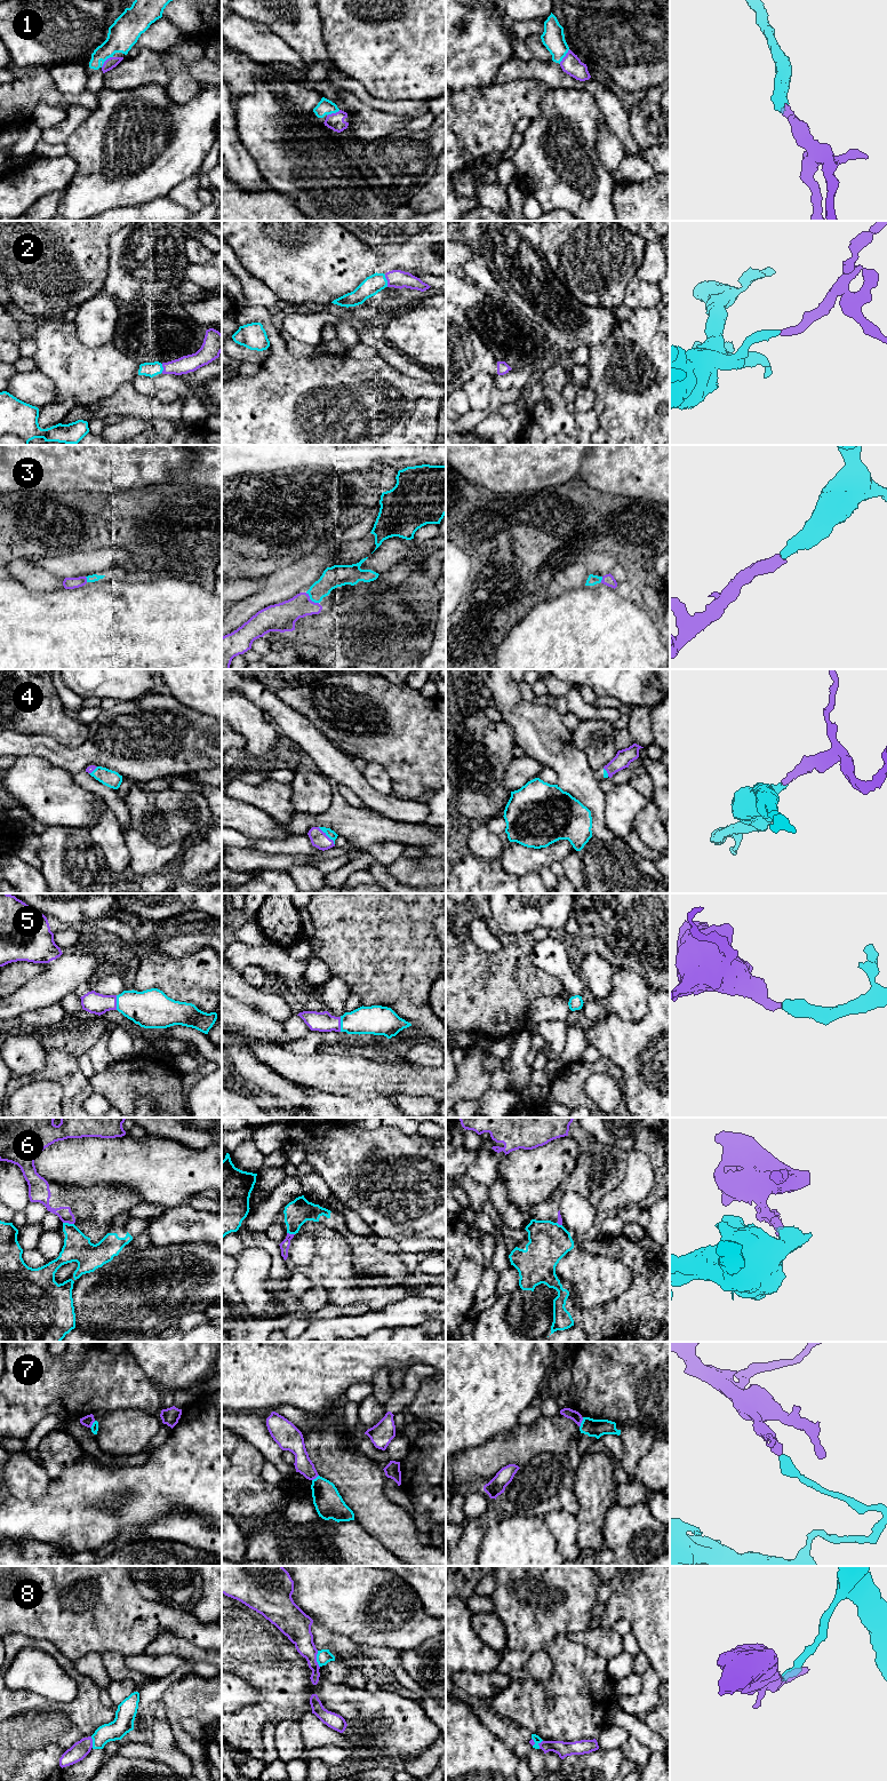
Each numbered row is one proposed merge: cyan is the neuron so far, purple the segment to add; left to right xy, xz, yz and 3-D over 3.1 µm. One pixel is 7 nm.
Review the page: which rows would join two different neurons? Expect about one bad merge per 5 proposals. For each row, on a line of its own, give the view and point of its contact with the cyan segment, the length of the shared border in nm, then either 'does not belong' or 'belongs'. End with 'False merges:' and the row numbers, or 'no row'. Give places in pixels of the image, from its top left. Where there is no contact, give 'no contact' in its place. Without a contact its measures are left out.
1: yz (565, 55) | 130 nm | belongs
2: xz (386, 280) | 90 nm | belongs
3: xz (311, 599) | 120 nm | belongs
4: xz (327, 835) | 170 nm | belongs
5: xy (117, 1002) | 100 nm | belongs
6: xy (68, 1223) | 80 nm | belongs
7: yz (582, 1422) | 80 nm | does not belong
8: xz (317, 1659) | 120 nm | does not belong
False merges: 7, 8

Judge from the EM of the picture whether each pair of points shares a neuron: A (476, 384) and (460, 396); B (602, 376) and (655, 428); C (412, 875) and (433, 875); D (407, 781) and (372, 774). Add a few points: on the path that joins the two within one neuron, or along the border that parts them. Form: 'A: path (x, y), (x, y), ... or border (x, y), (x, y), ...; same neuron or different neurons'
A: border (462, 388), (471, 408); different neurons
B: path (615, 388), (642, 415); same neuron
C: path (417, 875), (428, 875); same neuron
D: border (368, 761), (378, 763), (385, 770), (392, 792); different neurons

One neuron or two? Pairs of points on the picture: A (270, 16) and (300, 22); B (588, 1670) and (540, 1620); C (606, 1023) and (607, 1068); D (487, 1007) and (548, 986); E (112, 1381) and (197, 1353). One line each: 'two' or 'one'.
A: one
B: two
C: two
D: one
E: two

